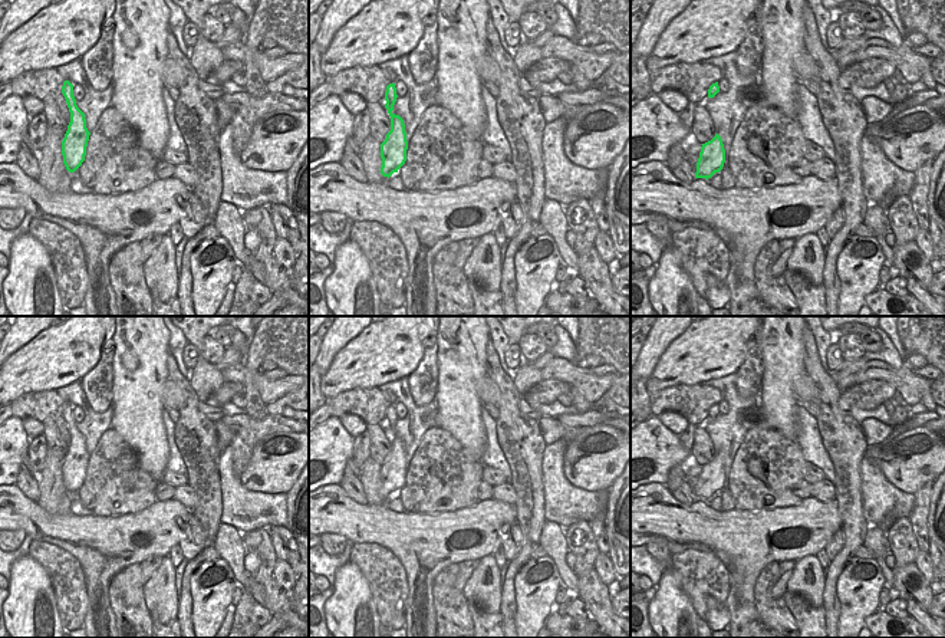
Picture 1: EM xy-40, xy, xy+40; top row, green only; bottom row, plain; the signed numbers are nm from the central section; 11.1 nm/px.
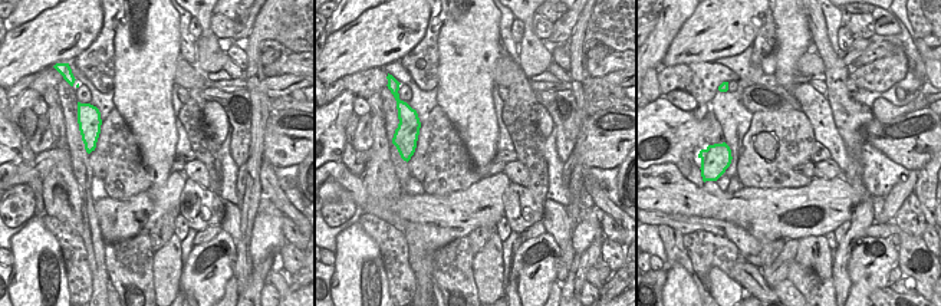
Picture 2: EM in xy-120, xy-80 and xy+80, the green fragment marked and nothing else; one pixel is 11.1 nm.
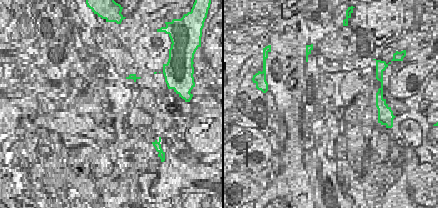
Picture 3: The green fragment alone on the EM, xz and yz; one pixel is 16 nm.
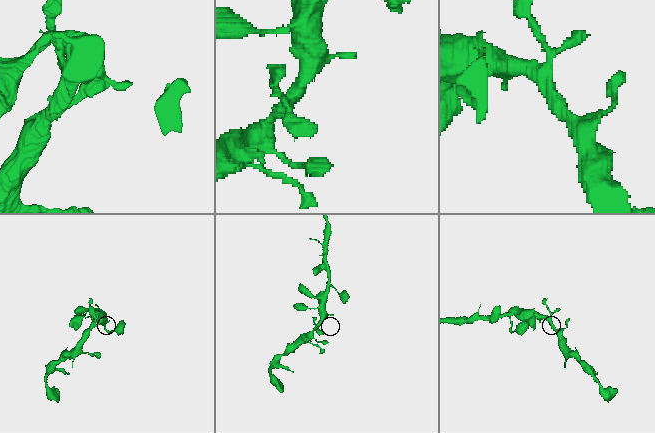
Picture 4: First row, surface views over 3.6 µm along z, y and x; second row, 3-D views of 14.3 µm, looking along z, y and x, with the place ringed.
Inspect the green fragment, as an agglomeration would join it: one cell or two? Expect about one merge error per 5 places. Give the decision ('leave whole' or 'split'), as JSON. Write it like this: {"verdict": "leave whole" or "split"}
{"verdict": "leave whole"}

